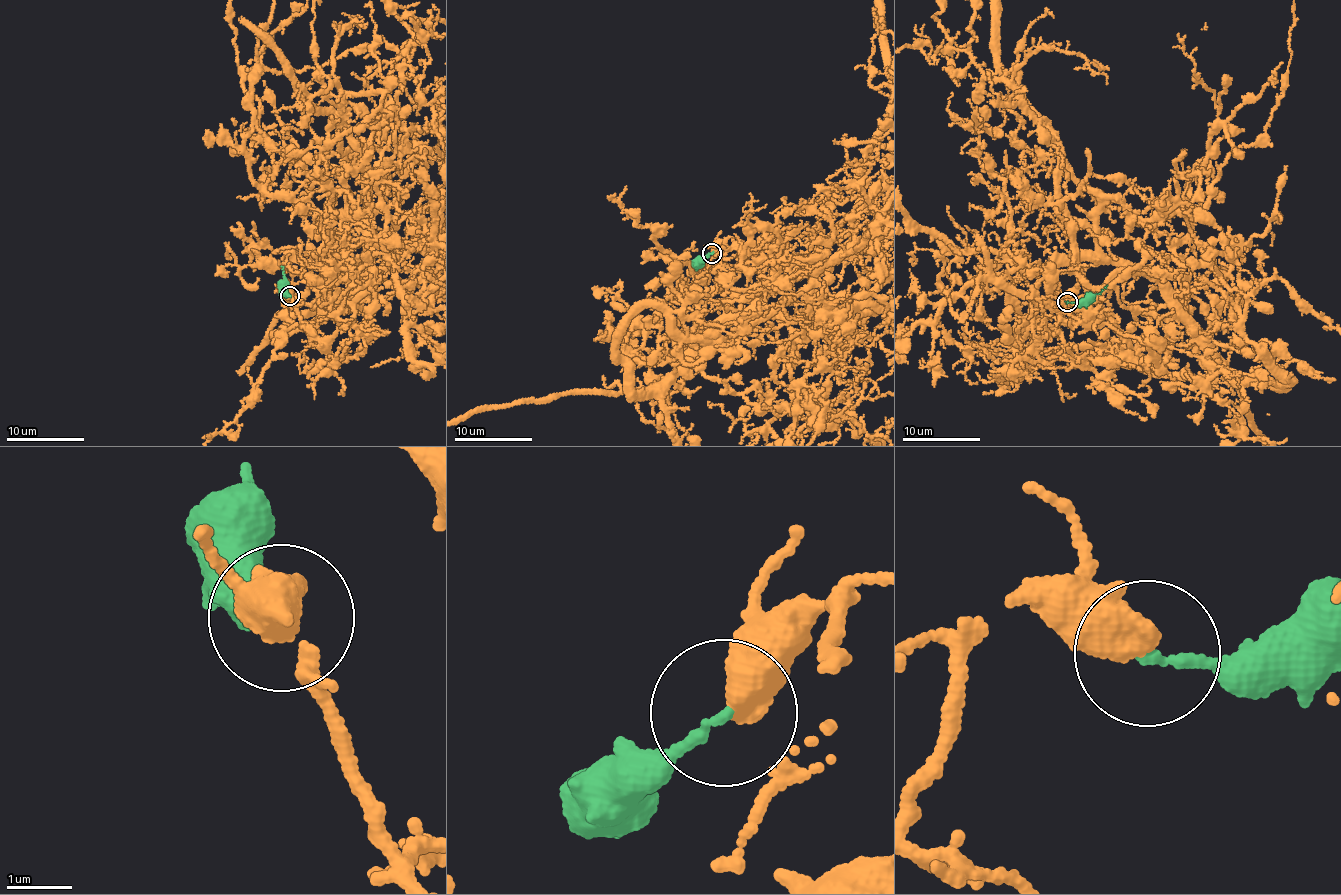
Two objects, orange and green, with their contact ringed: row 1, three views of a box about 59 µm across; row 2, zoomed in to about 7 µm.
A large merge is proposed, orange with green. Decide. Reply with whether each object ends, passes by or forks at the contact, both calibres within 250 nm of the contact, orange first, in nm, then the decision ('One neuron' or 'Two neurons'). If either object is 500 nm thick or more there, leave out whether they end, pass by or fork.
Thickness 600 nm (orange) against 160 nm. Two neurons

